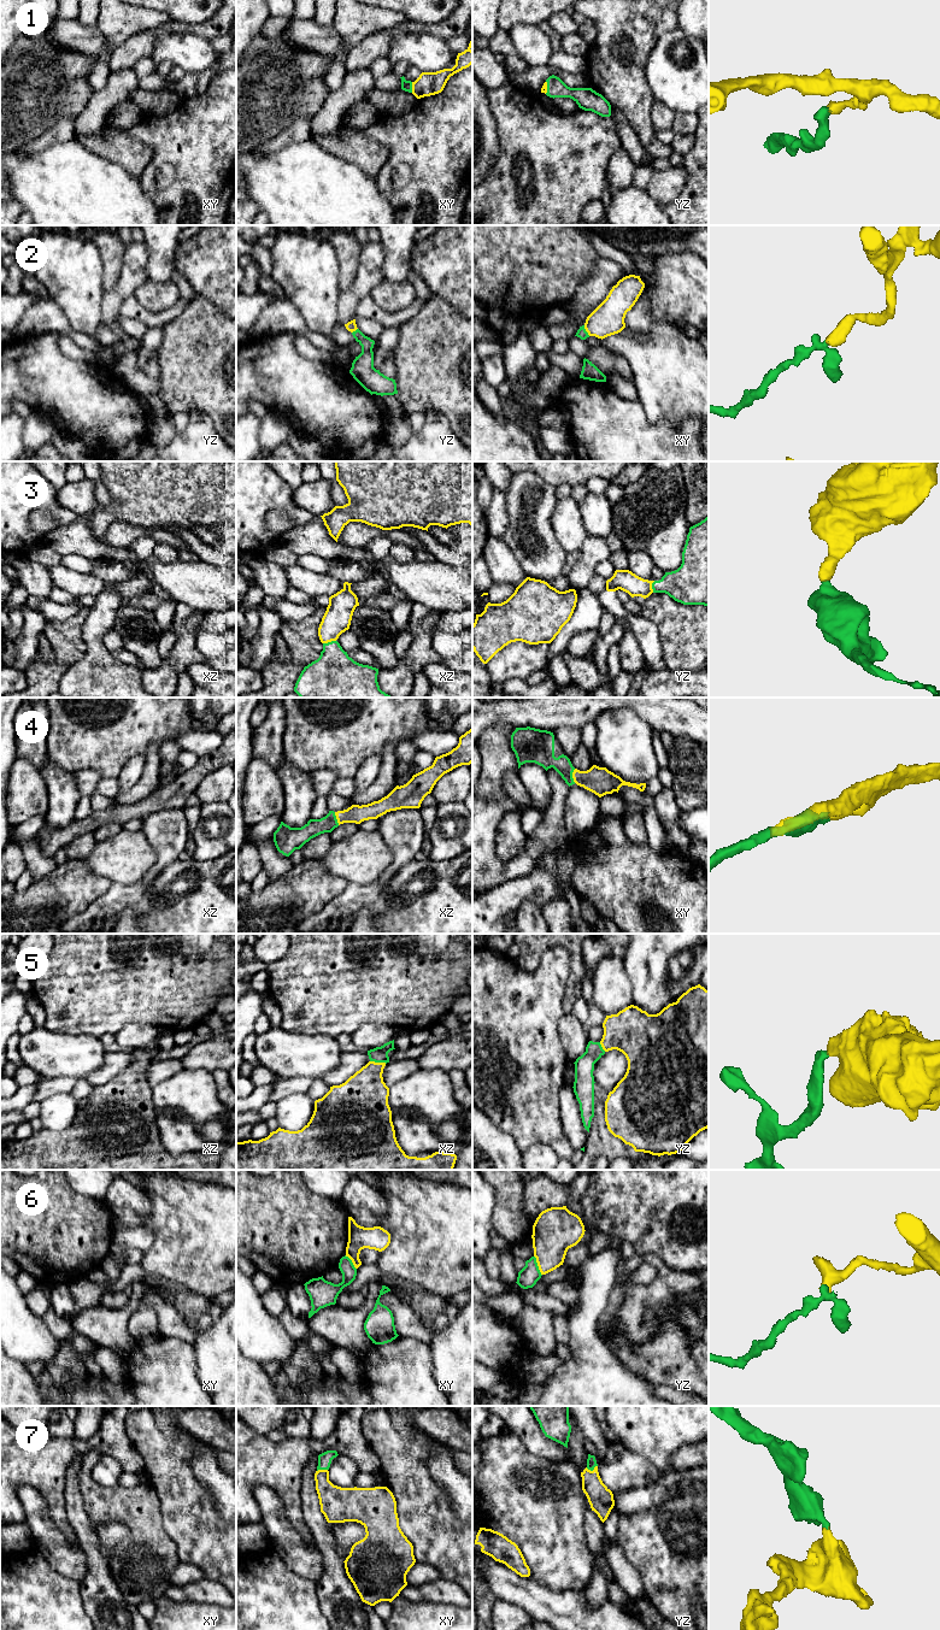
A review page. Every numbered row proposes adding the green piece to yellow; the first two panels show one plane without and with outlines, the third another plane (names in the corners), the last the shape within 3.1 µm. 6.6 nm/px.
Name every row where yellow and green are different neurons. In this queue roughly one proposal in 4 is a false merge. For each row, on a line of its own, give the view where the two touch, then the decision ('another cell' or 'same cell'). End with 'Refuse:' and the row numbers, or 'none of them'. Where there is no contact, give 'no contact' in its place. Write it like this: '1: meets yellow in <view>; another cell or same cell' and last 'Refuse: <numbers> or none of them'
1: meets yellow in xy; same cell
2: meets yellow in xy; same cell
3: meets yellow in xz; same cell
4: meets yellow in xy; same cell
5: meets yellow in xz; same cell
6: meets yellow in yz; another cell
7: meets yellow in yz; same cell
Refuse: 6

